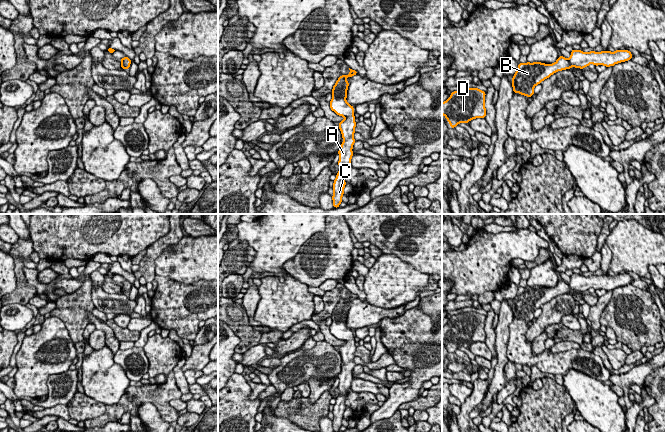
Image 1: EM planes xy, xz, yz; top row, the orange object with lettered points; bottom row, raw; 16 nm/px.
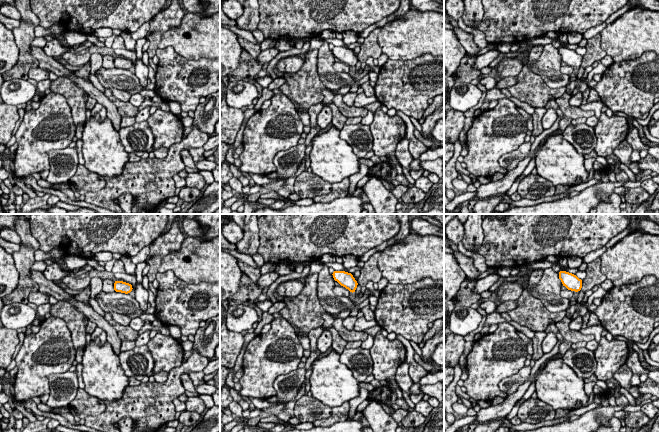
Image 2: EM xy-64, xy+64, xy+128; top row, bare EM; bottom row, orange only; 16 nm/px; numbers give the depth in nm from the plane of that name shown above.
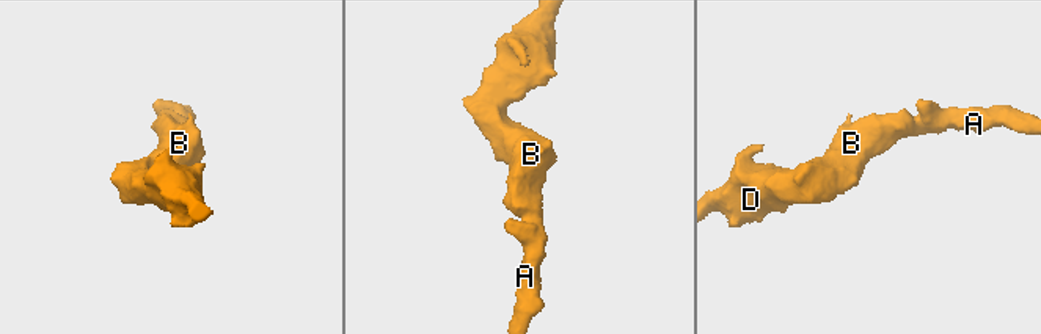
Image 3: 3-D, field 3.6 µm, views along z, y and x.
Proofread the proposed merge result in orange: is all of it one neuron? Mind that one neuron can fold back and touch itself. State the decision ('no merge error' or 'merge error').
no merge error

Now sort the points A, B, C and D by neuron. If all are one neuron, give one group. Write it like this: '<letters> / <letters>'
A B C D

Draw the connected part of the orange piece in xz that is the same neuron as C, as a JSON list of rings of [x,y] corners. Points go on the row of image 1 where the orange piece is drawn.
[[[350,69],[348,75],[341,75],[333,86],[332,100],[330,101],[330,108],[337,115],[343,116],[345,119],[339,122],[339,129],[342,134],[344,141],[341,143],[341,148],[338,150],[339,161],[338,165],[340,167],[339,172],[336,174],[336,179],[333,183],[333,206],[334,208],[340,207],[342,202],[342,196],[344,194],[344,187],[346,185],[345,175],[347,168],[351,165],[351,158],[354,155],[352,152],[355,139],[353,135],[355,133],[355,117],[354,117],[354,107],[347,103],[347,89],[349,82],[346,81],[348,77],[352,77],[358,74],[357,71]]]

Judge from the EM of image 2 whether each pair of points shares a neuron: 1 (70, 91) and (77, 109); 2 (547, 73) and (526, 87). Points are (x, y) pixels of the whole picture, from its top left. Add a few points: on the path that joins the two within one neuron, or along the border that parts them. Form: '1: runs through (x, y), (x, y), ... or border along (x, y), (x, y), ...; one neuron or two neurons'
1: runs through (74, 95), (77, 105); one neuron
2: border along (529, 66), (550, 87), (560, 88), (563, 86); two neurons

